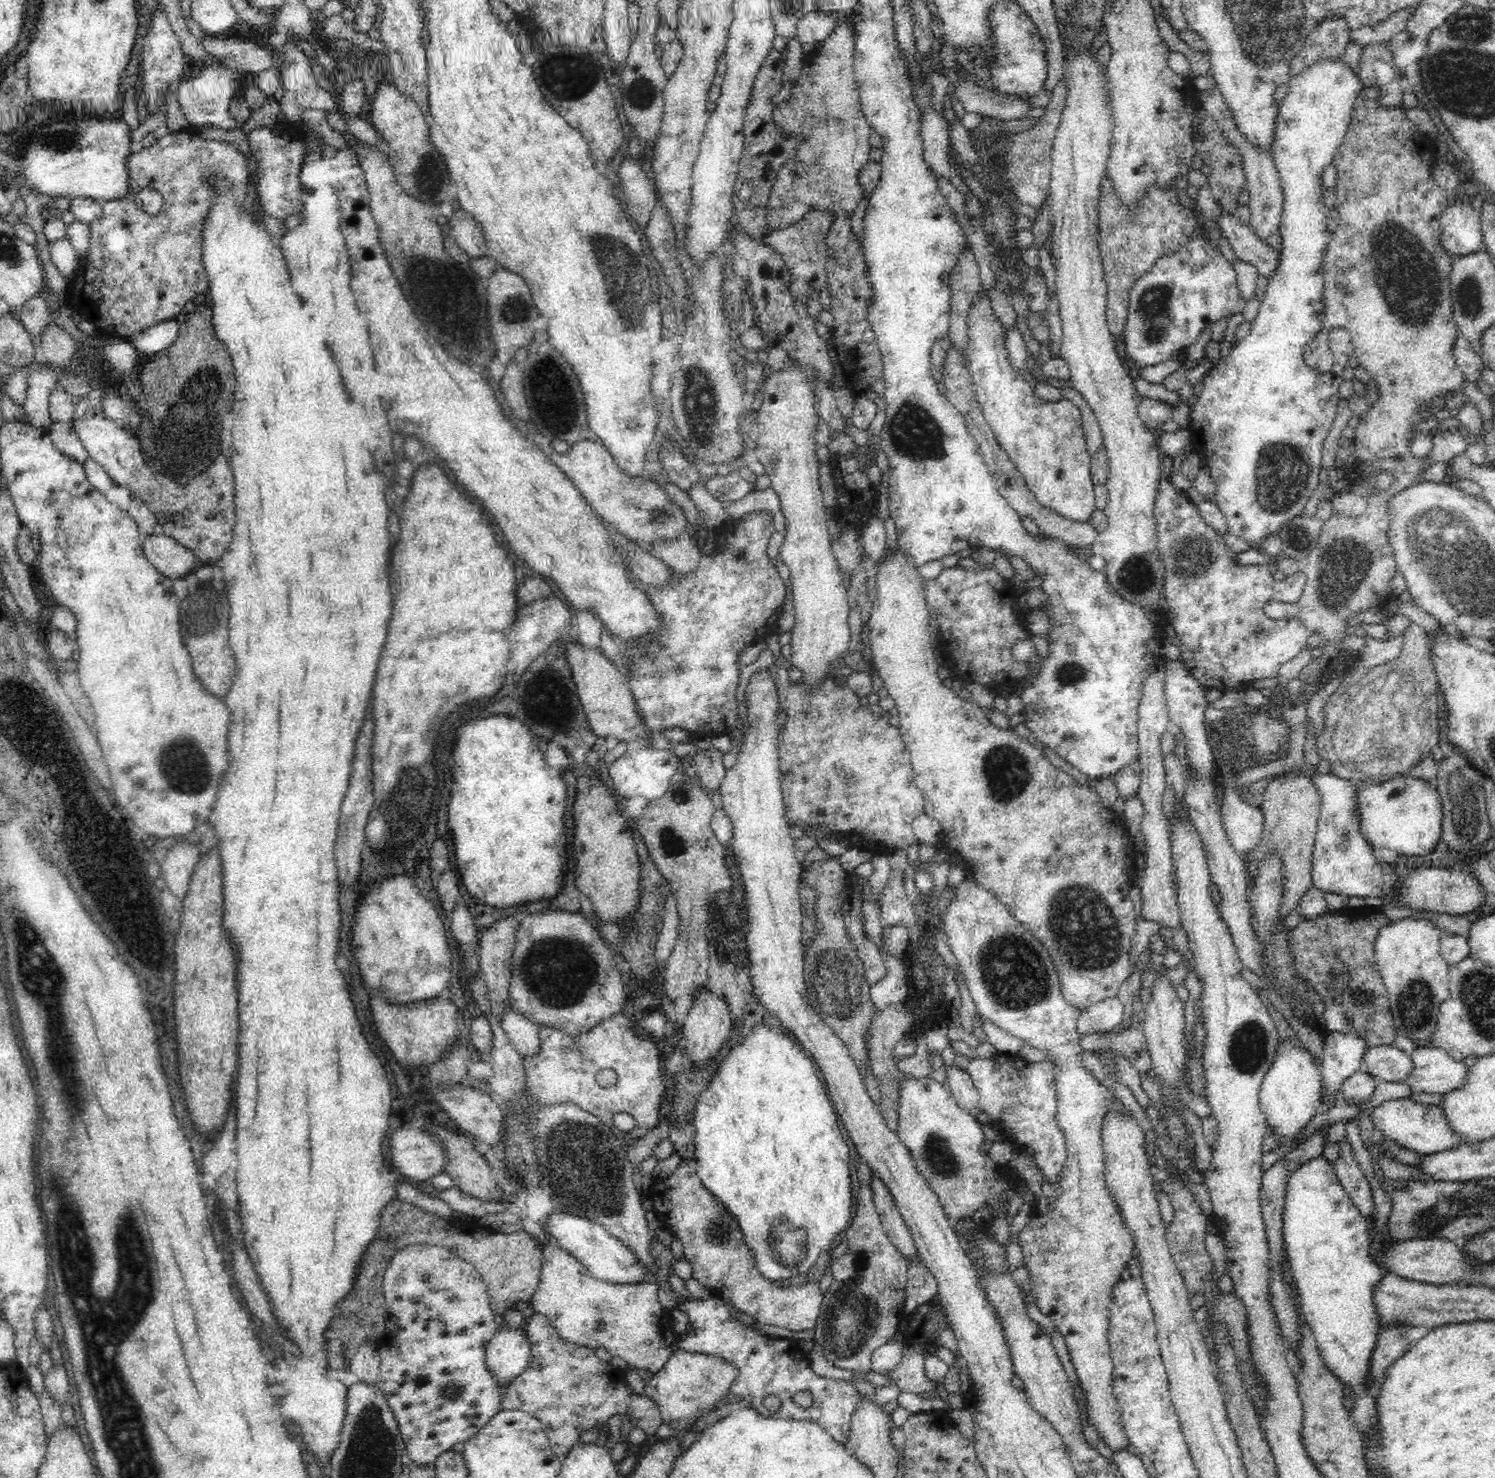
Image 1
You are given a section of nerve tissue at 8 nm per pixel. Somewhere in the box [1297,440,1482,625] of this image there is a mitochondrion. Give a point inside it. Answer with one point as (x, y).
(1346, 563)

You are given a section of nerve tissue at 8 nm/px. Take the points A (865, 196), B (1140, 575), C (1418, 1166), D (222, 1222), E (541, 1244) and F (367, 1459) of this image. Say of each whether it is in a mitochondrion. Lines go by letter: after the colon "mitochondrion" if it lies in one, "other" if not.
A: other
B: mitochondrion
C: other
D: other
E: other
F: mitochondrion

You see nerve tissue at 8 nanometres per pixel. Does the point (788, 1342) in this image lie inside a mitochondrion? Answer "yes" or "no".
no

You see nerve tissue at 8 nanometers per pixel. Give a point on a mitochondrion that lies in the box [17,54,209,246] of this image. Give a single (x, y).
(67, 138)

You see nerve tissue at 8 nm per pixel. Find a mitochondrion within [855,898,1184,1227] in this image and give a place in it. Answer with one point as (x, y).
(1014, 973)

